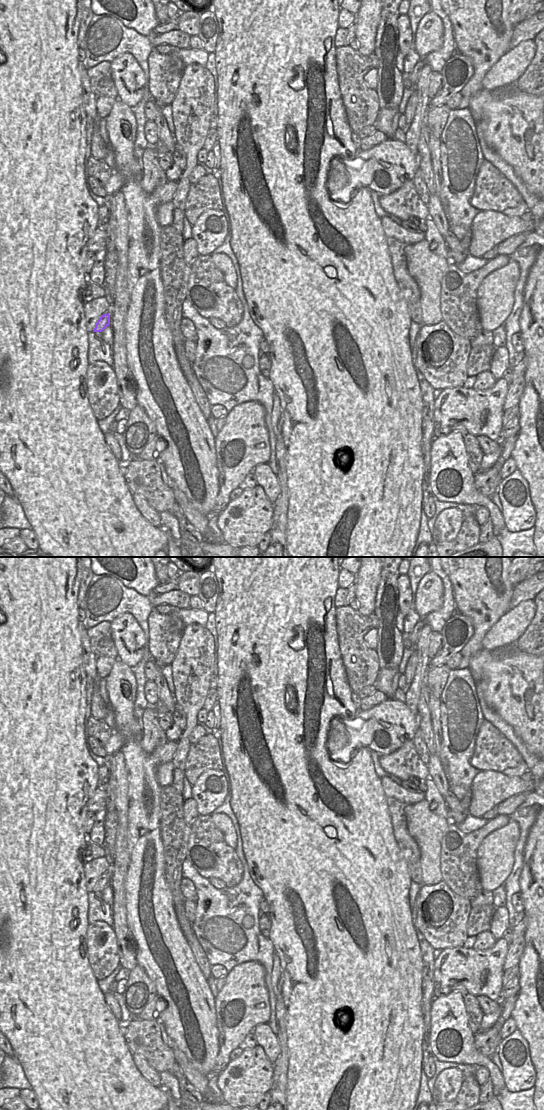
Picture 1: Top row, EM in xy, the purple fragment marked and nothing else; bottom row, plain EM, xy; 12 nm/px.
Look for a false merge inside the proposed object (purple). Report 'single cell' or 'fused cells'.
single cell

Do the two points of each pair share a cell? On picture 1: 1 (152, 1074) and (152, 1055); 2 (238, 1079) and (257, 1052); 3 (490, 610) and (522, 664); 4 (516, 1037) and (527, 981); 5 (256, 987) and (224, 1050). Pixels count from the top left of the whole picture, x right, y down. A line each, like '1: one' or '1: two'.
1: two
2: one
3: one
4: two
5: one

